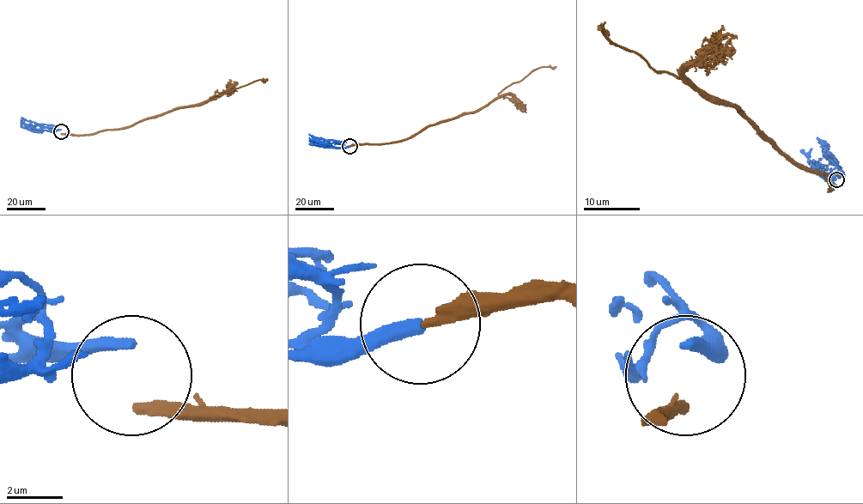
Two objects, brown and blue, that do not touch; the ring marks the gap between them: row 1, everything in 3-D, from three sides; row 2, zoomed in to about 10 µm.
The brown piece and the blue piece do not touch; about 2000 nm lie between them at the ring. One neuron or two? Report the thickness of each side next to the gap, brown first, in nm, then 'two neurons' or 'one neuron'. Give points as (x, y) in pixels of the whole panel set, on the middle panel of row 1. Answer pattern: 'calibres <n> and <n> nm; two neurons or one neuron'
calibres 360 and 440 nm; one neuron

